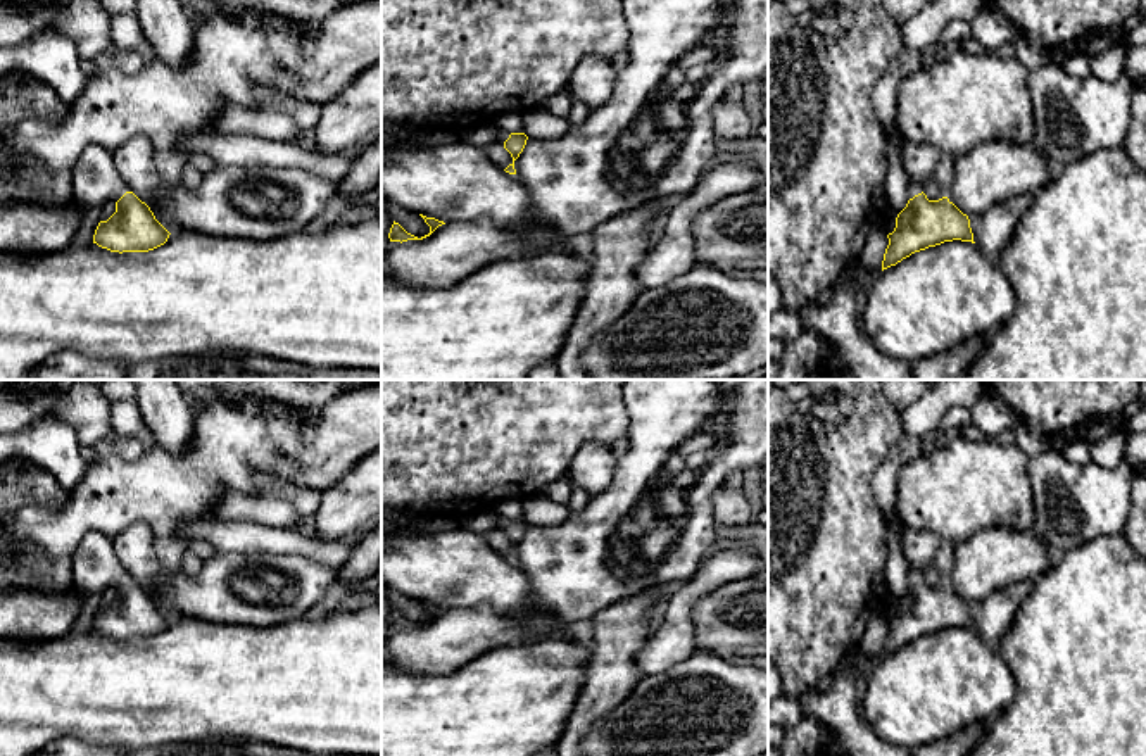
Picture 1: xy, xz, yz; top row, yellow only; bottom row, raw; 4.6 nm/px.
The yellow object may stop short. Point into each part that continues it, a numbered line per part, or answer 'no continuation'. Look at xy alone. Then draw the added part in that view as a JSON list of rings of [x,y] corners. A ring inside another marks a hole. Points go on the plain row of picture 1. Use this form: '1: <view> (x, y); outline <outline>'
1: xy (95, 566); outline [[[88,532],[72,554],[72,585],[85,595],[117,589],[128,578],[112,539]]]

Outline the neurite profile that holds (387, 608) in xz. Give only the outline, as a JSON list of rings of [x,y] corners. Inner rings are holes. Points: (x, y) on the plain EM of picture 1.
[[[381,580],[381,666],[385,665],[385,659],[388,656],[383,646],[383,640],[385,640],[387,632],[390,630],[388,620],[390,620],[392,611],[394,611],[394,606],[388,599],[388,587]]]

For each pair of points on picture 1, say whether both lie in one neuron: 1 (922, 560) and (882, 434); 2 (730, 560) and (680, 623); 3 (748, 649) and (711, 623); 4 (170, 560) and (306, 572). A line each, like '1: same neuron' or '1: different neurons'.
1: different neurons
2: same neuron
3: same neuron
4: different neurons

